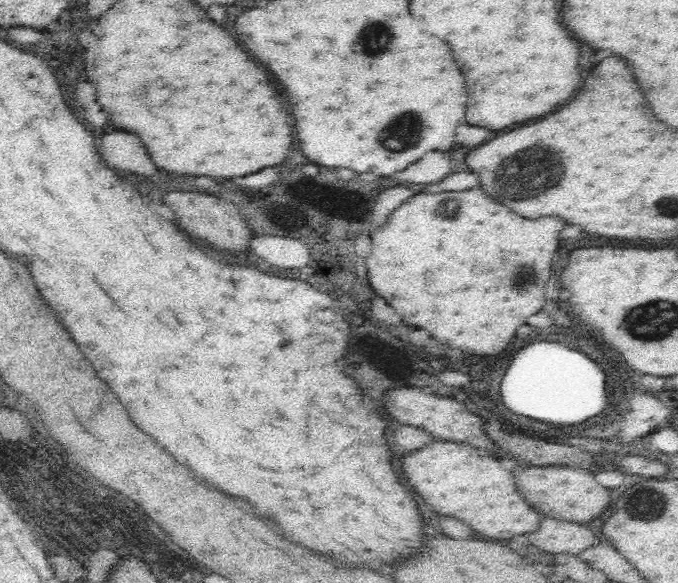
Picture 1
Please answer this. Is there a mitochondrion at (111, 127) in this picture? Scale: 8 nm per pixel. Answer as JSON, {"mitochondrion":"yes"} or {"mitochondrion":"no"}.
{"mitochondrion":"no"}

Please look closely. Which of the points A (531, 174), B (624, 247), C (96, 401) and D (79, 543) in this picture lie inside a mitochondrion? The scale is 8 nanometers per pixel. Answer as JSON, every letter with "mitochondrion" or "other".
{"A":"mitochondrion","B":"other","C":"other","D":"mitochondrion"}

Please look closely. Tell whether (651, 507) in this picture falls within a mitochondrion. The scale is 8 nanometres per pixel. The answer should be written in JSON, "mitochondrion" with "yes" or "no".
{"mitochondrion":"yes"}

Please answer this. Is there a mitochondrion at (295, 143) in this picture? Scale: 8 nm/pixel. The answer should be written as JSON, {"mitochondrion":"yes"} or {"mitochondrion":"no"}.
{"mitochondrion":"no"}

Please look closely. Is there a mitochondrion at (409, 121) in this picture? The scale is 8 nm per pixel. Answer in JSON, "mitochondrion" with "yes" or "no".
{"mitochondrion":"yes"}

